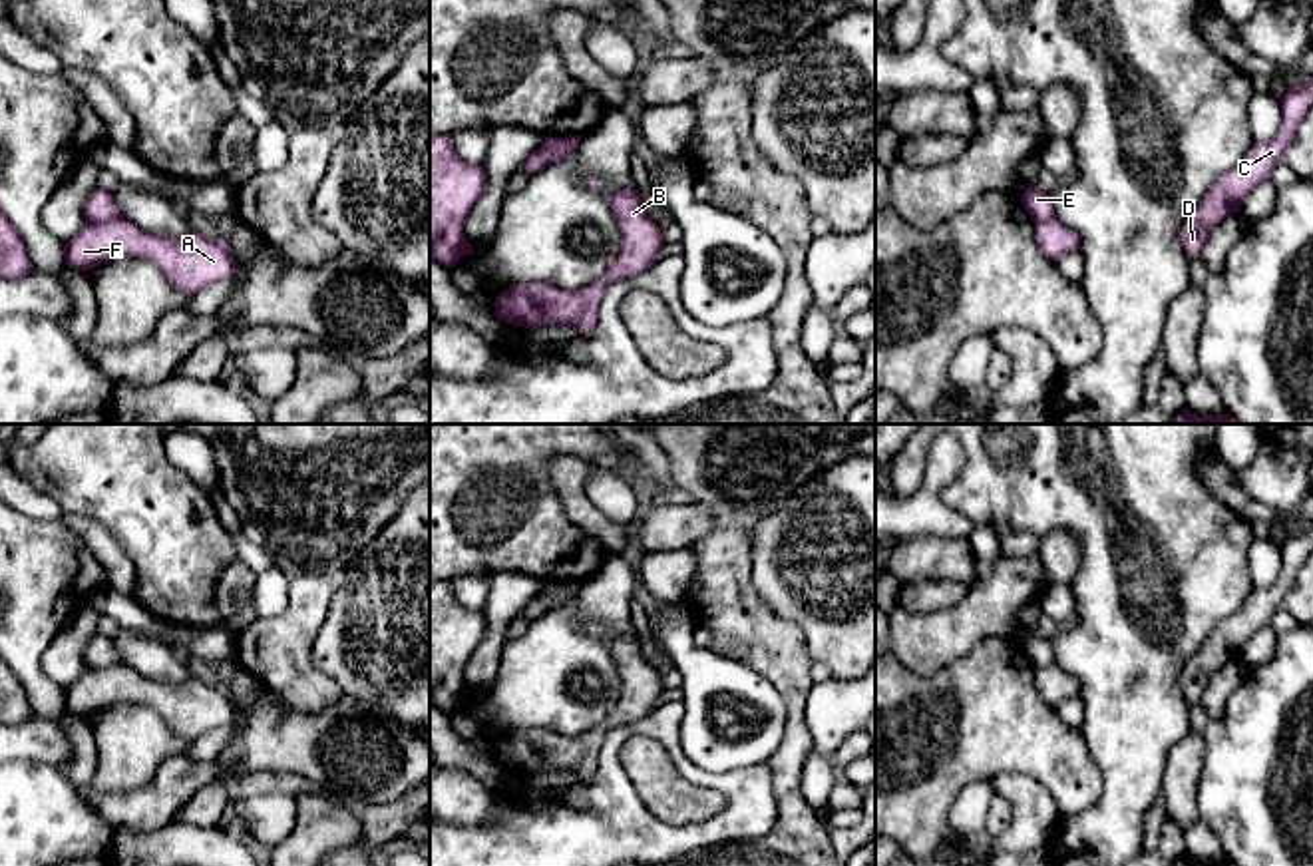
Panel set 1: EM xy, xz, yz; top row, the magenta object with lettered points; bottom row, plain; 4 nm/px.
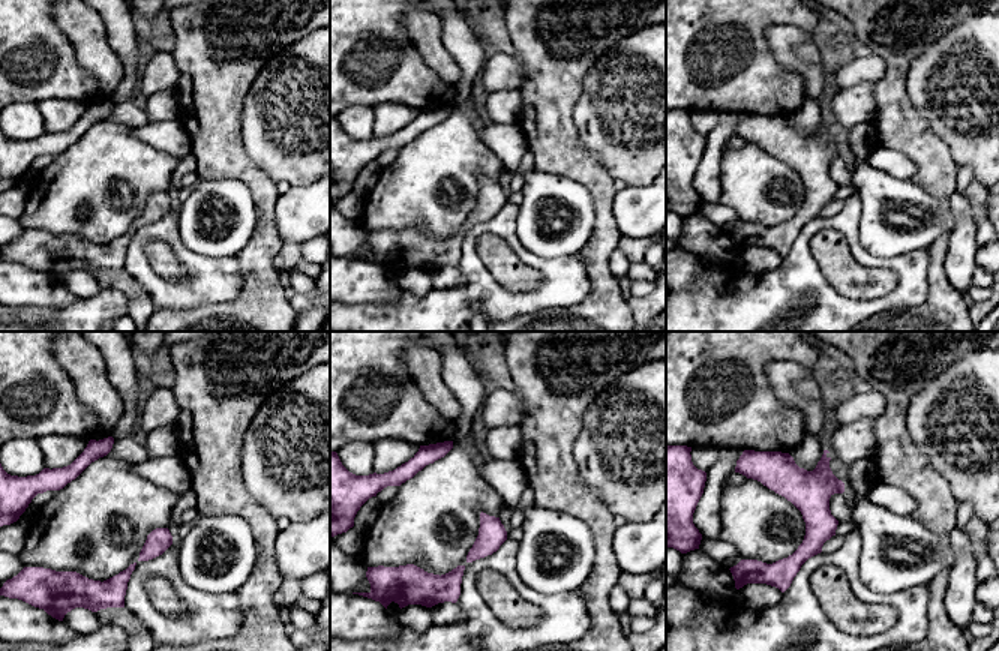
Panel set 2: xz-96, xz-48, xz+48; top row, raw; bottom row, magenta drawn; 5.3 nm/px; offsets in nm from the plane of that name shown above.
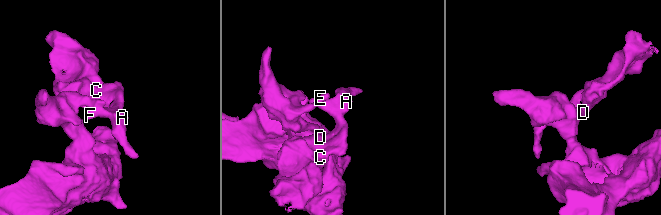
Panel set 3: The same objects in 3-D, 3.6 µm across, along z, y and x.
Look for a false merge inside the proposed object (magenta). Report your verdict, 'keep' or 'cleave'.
cleave

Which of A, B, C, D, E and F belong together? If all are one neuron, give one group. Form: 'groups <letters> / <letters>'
groups A B C D F / E

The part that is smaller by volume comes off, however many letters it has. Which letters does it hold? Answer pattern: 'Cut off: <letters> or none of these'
Cut off: A, B, C, D, F

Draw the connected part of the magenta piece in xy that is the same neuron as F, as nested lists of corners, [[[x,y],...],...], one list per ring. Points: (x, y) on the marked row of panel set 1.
[[[125,219],[86,225],[62,253],[66,265],[76,271],[90,271],[115,257],[151,261],[189,297],[235,273],[235,259],[221,239],[207,239],[195,231],[175,239],[161,237]]]

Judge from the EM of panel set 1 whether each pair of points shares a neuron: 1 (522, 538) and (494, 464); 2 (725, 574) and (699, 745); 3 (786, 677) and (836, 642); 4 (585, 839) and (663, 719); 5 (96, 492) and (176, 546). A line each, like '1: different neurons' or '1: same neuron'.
1: same neuron
2: different neurons
3: different neurons
4: same neuron
5: same neuron

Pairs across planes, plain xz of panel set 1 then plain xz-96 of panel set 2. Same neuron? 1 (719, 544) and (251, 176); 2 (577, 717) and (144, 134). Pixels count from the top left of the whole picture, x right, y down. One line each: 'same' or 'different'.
1: same
2: different

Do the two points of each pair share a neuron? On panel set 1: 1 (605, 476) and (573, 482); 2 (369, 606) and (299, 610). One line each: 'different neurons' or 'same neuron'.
1: different neurons
2: different neurons

